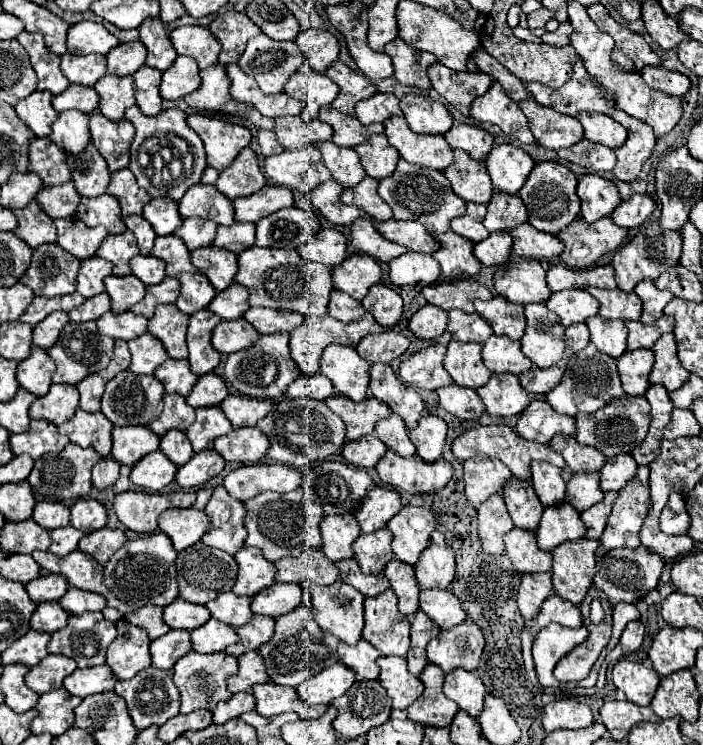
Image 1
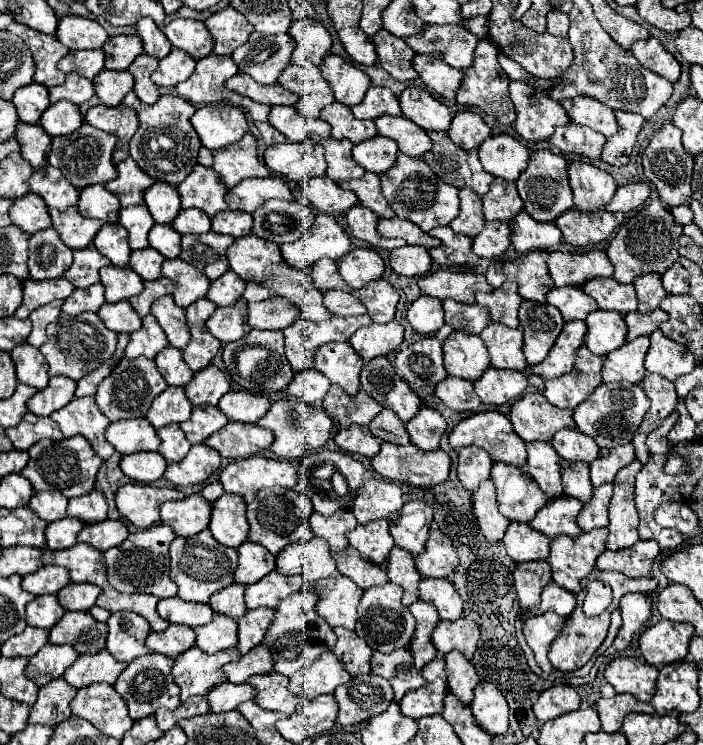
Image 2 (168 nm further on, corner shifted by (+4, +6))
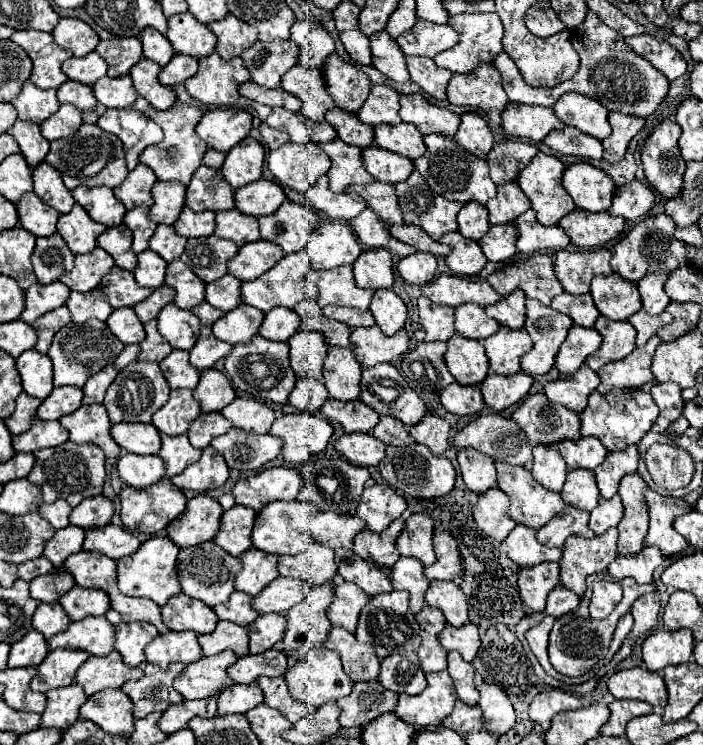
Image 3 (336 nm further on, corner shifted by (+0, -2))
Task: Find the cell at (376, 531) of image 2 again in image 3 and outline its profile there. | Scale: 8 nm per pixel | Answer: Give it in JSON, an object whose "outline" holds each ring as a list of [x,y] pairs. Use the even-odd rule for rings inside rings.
{"outline":[[[395,520],[383,532],[375,534],[369,530],[361,530],[353,540],[353,552],[363,560],[371,560],[375,566],[391,568],[399,560],[399,552],[395,548],[395,540],[403,530],[403,520]]]}

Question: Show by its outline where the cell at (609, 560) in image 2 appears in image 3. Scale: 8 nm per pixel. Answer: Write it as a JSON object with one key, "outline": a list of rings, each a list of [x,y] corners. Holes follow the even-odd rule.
{"outline":[[[657,546],[643,548],[637,556],[617,556],[613,564],[609,564],[607,572],[615,580],[623,580],[625,576],[635,578],[639,584],[651,584],[655,568],[663,562],[663,554]]]}

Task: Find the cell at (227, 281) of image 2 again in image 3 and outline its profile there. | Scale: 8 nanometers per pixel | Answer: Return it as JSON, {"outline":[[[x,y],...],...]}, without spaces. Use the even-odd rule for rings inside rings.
{"outline":[[[225,274],[221,280],[207,284],[205,300],[223,312],[229,312],[241,304],[241,284],[239,278]]]}

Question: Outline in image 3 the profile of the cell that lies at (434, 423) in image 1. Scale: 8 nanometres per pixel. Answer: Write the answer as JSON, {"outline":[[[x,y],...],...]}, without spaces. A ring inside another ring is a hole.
{"outline":[[[425,414],[419,424],[415,424],[409,432],[415,442],[427,446],[435,456],[441,456],[449,446],[449,424],[433,414]]]}

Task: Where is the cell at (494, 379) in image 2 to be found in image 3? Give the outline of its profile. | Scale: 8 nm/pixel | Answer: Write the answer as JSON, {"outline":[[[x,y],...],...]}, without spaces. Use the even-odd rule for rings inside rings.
{"outline":[[[517,372],[513,376],[501,376],[501,374],[489,374],[483,384],[483,400],[489,408],[501,412],[519,400],[523,400],[533,384],[533,378],[525,372]]]}

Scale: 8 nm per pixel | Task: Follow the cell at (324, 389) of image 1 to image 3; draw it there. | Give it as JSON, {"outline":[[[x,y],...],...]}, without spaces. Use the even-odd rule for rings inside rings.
{"outline":[[[305,378],[305,380],[297,380],[293,392],[289,394],[289,404],[301,412],[317,412],[323,402],[329,398],[329,392],[325,388],[323,382],[313,380],[313,378]]]}

